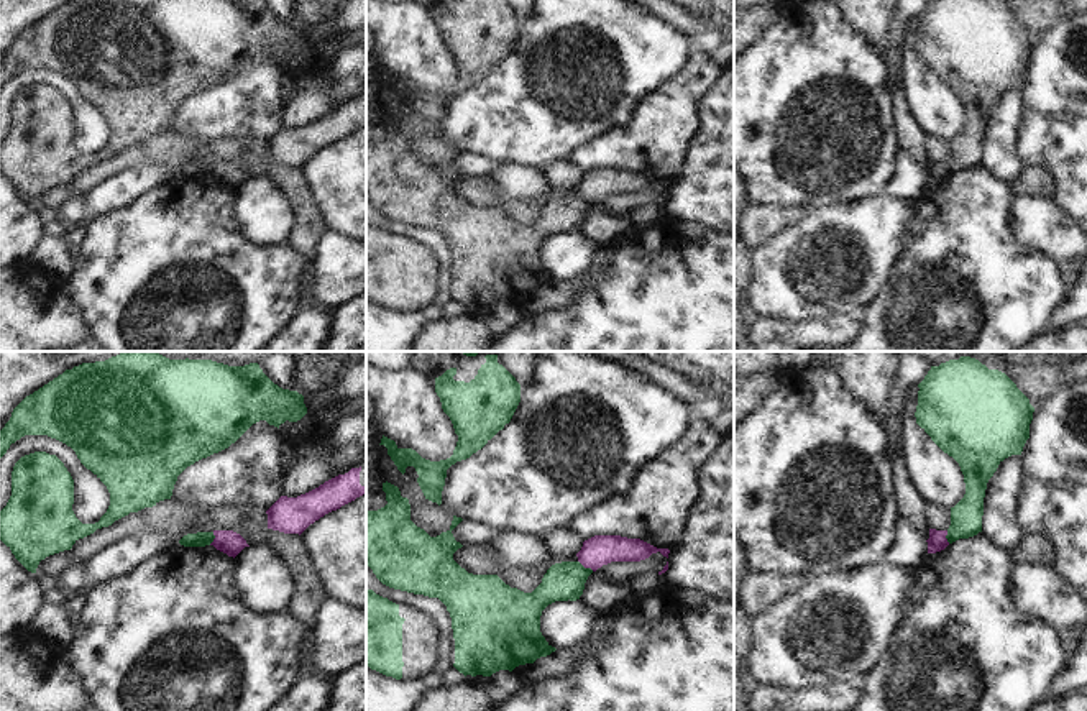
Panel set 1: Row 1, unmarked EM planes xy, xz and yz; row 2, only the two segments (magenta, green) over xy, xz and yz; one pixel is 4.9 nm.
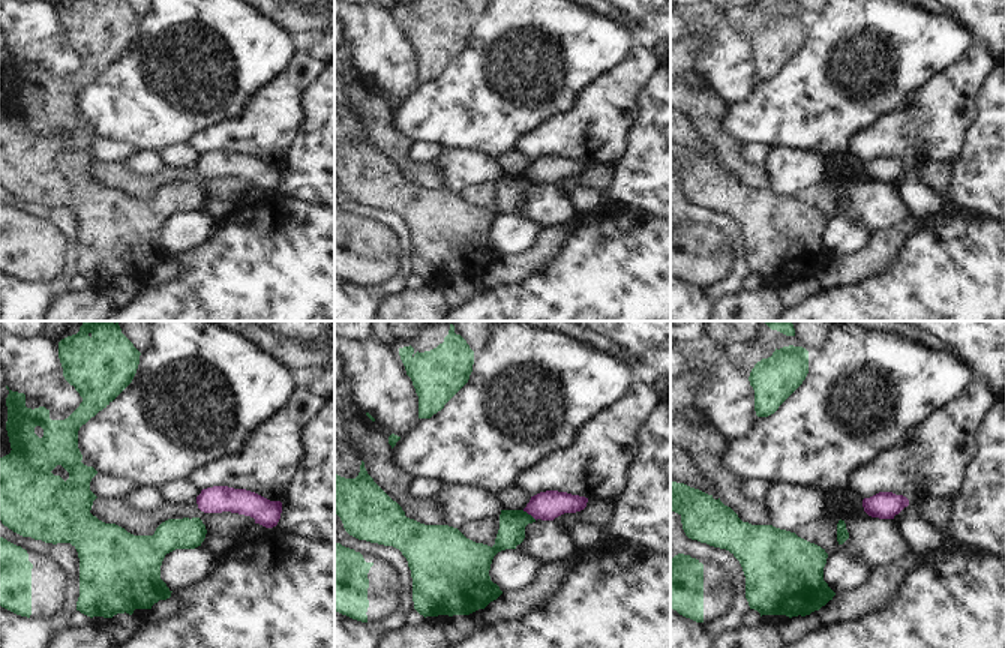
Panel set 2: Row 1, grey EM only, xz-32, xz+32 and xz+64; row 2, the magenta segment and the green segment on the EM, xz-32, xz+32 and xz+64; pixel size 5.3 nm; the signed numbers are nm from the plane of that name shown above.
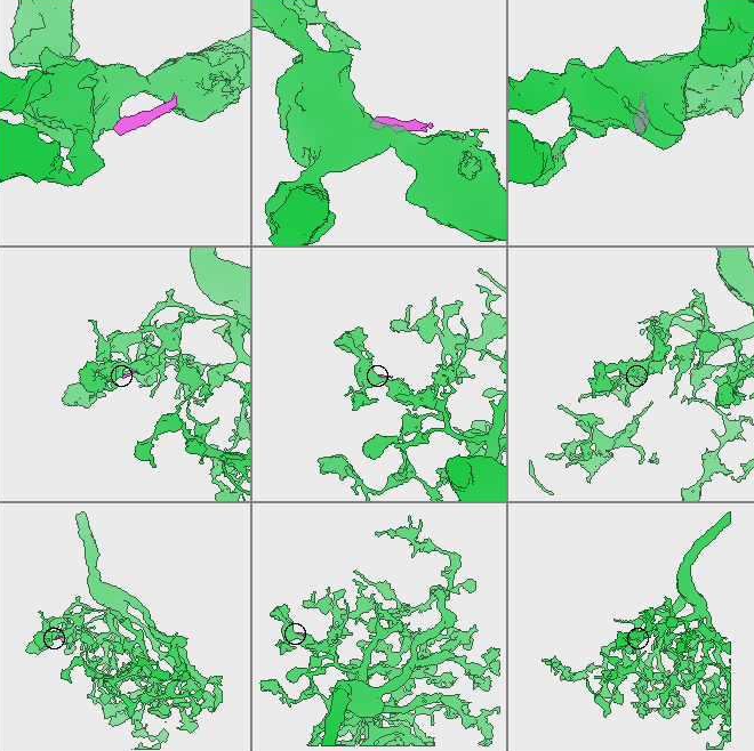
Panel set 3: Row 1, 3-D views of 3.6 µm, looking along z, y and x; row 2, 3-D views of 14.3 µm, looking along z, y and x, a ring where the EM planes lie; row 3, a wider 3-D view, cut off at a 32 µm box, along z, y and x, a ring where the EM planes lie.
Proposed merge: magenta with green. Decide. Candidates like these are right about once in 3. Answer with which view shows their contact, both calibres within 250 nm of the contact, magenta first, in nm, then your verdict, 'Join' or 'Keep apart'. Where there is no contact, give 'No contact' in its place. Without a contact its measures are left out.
Touches magenta in xz. Thickness 150 nm (magenta) against 190 nm. Keep apart.

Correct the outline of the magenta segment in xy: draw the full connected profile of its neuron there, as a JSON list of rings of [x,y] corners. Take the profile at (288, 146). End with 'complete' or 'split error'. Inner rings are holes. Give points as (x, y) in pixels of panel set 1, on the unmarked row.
[[[366,90],[358,100],[338,107],[297,130],[281,128],[268,143],[268,161],[302,166],[325,146],[366,126]]]; split error

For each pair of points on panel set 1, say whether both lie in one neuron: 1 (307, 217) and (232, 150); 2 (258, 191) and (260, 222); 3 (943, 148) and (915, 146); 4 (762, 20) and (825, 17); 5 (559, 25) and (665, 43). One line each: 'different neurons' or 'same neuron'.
1: same neuron
2: same neuron
3: different neurons
4: different neurons
5: same neuron

